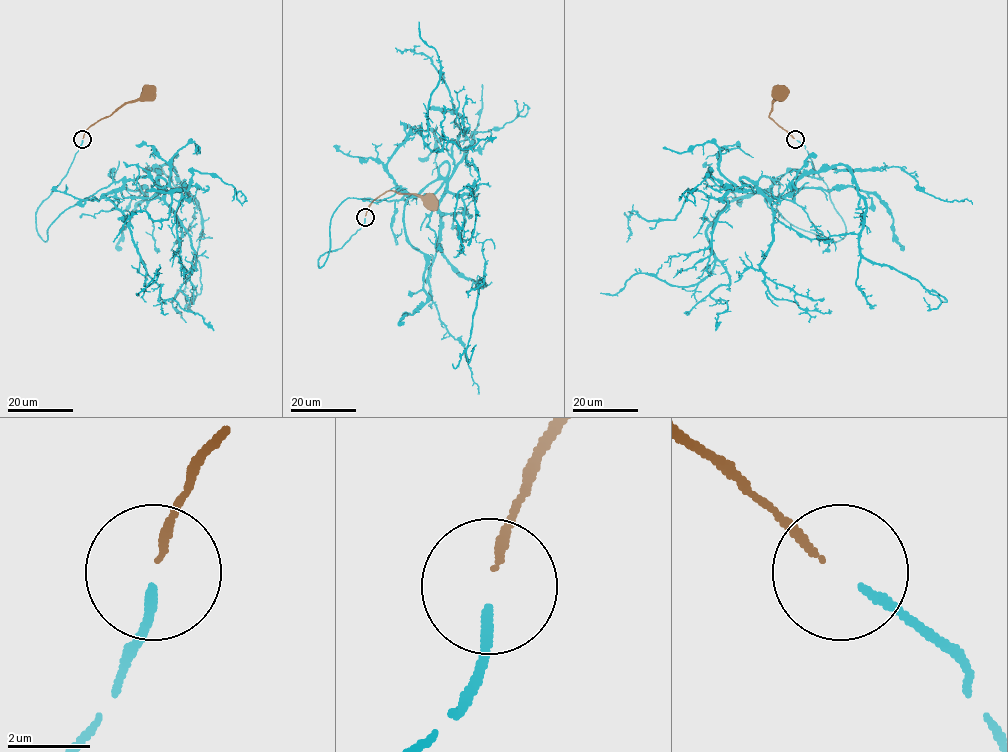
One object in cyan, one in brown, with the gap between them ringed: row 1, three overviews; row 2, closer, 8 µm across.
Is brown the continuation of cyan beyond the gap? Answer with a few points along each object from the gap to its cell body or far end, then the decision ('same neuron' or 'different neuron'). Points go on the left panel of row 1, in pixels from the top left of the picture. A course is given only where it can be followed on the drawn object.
cyan runs (82, 140), (37, 234), (122, 179), (148, 177), (161, 197), (169, 164), (200, 209), (189, 309), (193, 297); brown runs (82, 138), (87, 129), (105, 116), (150, 93); same neuron

